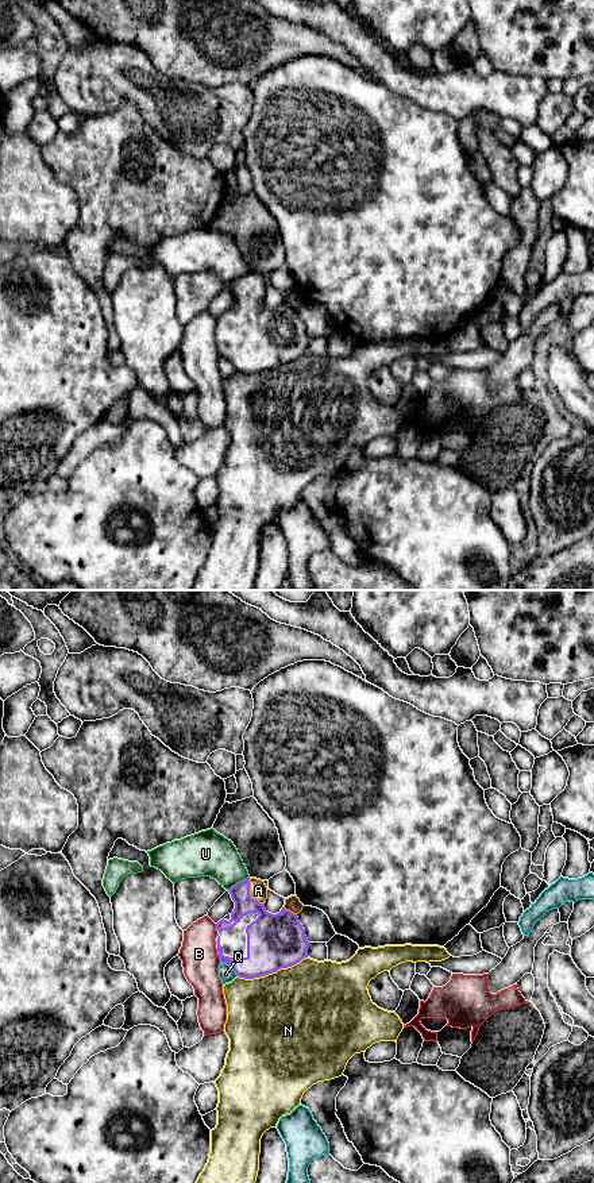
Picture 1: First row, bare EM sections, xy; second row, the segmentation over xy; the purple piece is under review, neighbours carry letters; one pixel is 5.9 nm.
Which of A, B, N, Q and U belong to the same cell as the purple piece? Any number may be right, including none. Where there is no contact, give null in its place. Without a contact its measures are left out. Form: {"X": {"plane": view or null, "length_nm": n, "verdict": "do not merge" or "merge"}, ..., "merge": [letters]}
{"A": {"plane": "xy", "length_nm": 180, "verdict": "merge"}, "B": {"plane": "xy", "length_nm": 50, "verdict": "do not merge"}, "N": {"plane": "xy", "length_nm": 440, "verdict": "do not merge"}, "Q": {"plane": "xy", "length_nm": 140, "verdict": "do not merge"}, "U": {"plane": "xy", "length_nm": 150, "verdict": "do not merge"}, "merge": ["A"]}

